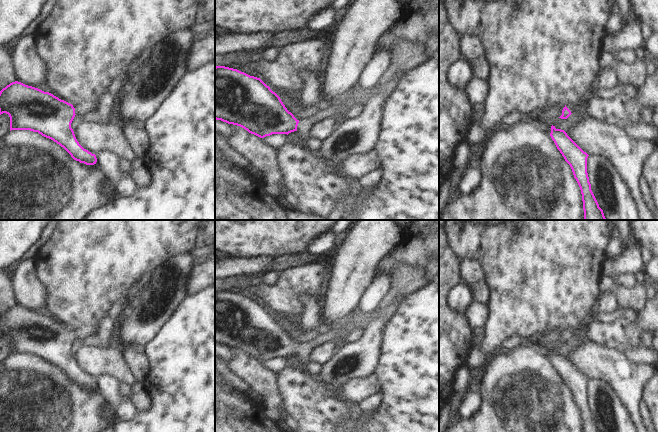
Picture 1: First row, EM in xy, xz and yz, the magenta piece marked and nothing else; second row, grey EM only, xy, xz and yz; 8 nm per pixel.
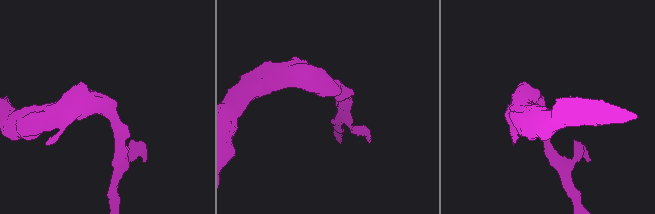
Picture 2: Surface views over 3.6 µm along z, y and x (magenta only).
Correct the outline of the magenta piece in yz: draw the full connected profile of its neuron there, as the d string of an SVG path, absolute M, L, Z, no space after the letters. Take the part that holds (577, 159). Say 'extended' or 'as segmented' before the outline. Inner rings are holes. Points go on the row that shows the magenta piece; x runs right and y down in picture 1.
as segmented; M551 126L550 136L565 161L570 165L582 194L584 220L606 220L603 210L591 190L587 173L588 154L584 152L564 130Z

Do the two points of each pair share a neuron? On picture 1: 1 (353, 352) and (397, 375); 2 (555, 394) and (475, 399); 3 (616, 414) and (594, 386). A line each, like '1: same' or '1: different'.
1: different
2: different
3: same

